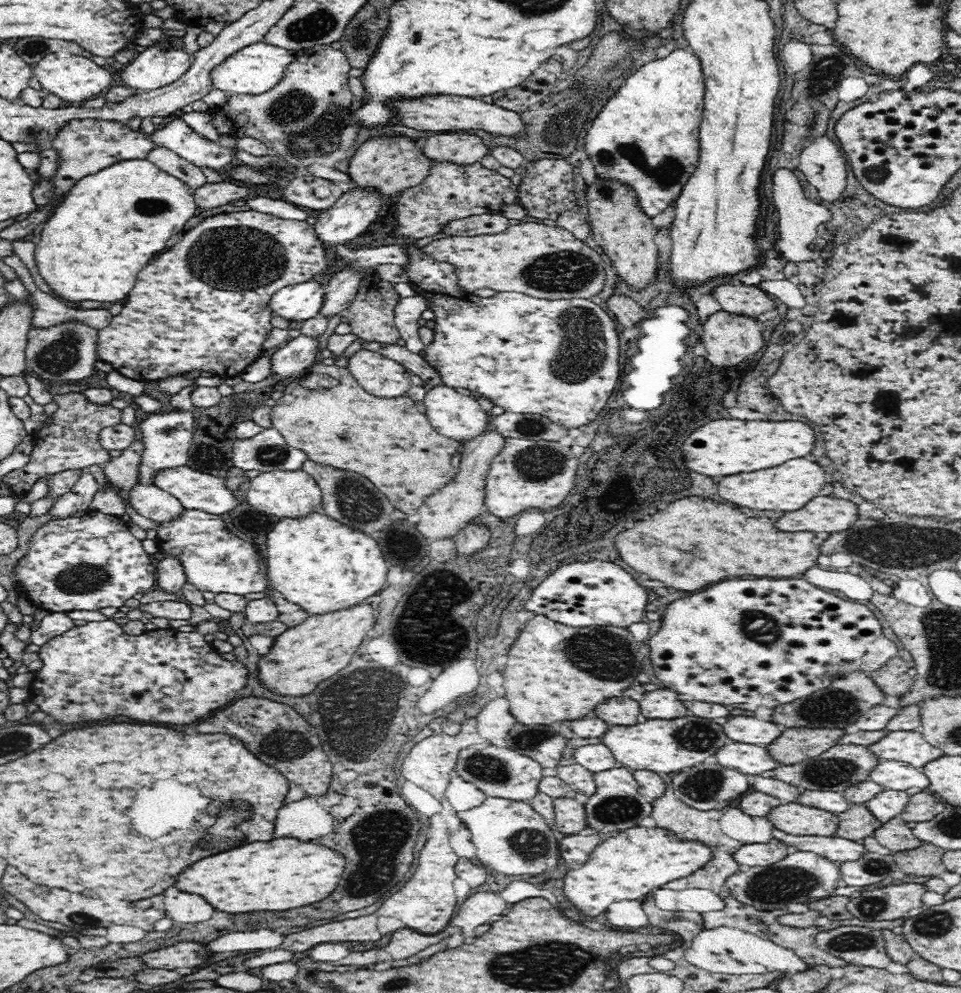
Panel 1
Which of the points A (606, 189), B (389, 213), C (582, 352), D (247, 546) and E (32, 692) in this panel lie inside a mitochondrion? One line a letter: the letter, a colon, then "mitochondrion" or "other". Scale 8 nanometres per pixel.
A: mitochondrion
B: other
C: mitochondrion
D: other
E: other

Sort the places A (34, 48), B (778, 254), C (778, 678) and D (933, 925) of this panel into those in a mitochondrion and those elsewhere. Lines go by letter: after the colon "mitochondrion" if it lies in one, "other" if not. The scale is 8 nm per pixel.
A: mitochondrion
B: other
C: other
D: mitochondrion

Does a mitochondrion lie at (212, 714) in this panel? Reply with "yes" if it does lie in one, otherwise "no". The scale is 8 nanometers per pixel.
no

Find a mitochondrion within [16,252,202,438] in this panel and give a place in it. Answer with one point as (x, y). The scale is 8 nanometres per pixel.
(61, 355)

